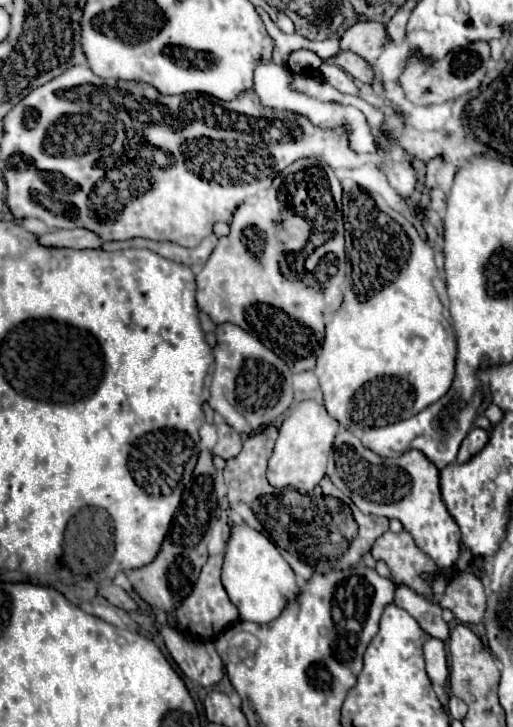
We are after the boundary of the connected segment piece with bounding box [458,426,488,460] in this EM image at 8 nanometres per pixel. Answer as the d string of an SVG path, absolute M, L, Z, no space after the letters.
M472 428L470 434L466 436L466 440L462 442L460 446L460 452L458 452L458 460L470 460L472 456L476 456L476 452L480 452L484 446L486 446L486 436L488 432L482 430L482 428Z

